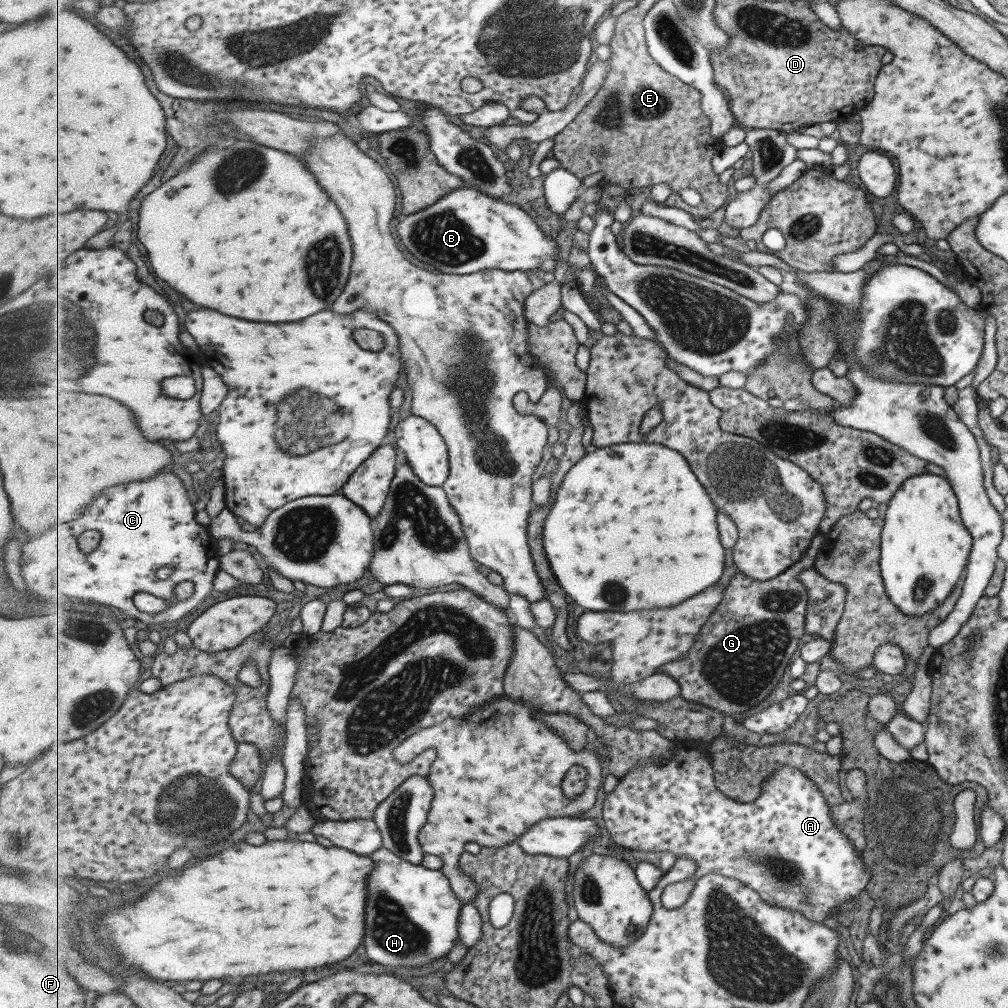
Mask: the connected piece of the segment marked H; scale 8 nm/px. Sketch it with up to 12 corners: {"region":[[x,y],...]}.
{"region":[[371,854],[365,950],[449,956],[464,904],[442,870]]}

